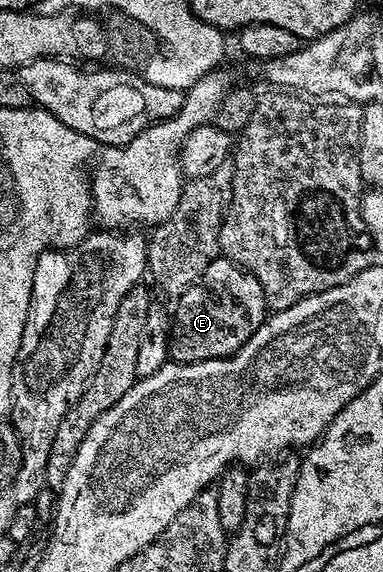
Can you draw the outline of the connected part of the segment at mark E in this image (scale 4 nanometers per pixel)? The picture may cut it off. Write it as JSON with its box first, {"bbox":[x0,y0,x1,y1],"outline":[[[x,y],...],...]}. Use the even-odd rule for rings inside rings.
{"bbox":[168,257,269,363],"outline":[[[218,257],[206,265],[198,282],[187,287],[175,303],[176,315],[174,311],[168,337],[168,353],[174,363],[227,359],[263,325],[269,310],[262,285],[227,257]]]}

